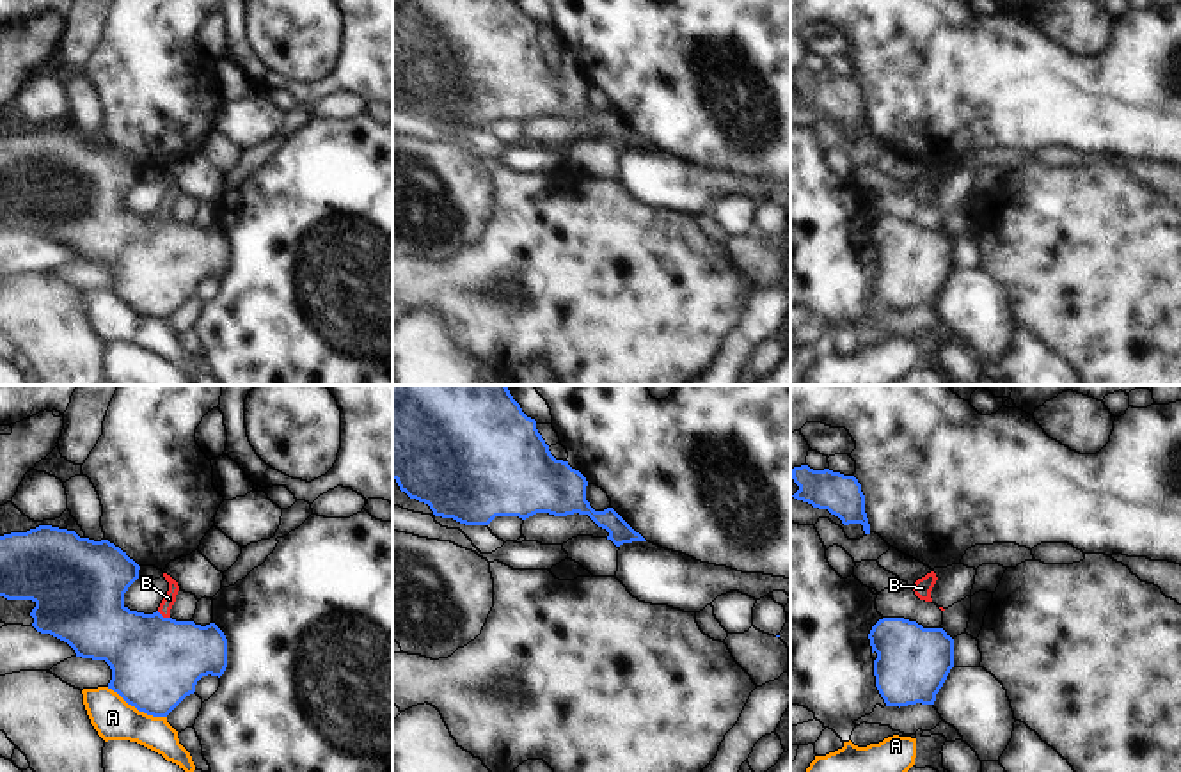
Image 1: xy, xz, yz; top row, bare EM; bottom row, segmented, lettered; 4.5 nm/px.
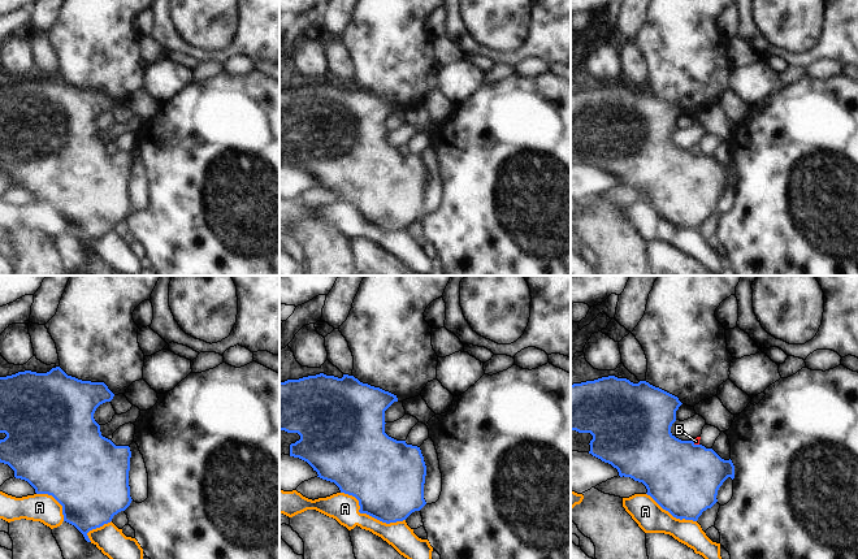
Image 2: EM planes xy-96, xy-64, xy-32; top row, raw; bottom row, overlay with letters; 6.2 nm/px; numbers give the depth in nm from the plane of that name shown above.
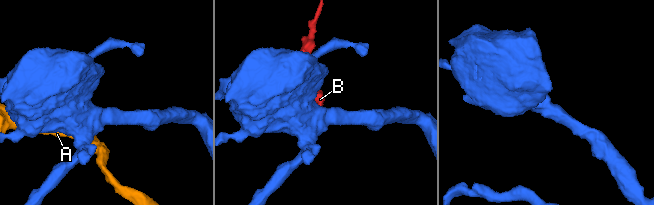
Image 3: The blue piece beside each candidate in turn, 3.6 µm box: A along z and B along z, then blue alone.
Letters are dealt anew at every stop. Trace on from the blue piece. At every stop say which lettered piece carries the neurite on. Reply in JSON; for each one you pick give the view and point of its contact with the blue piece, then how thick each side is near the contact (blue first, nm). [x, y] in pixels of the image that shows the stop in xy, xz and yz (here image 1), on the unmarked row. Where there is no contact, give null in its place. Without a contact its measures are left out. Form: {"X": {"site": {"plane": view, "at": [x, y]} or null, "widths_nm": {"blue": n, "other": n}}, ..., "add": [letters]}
{"add": []}

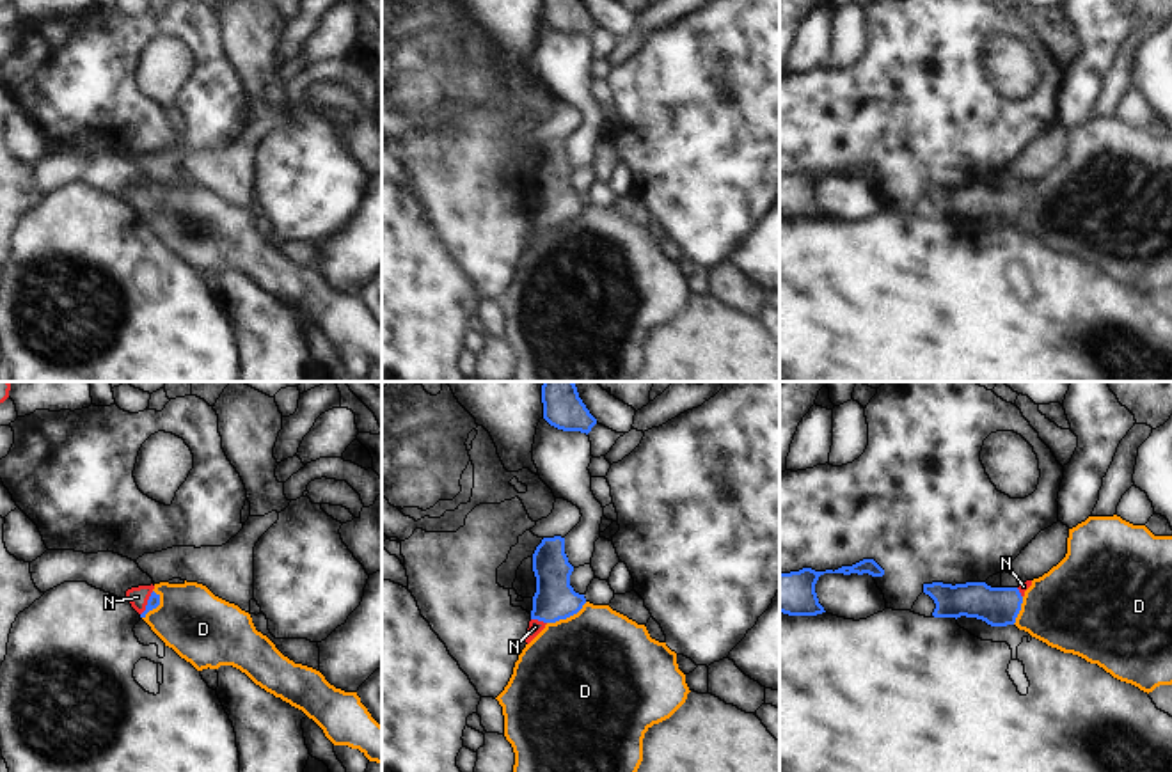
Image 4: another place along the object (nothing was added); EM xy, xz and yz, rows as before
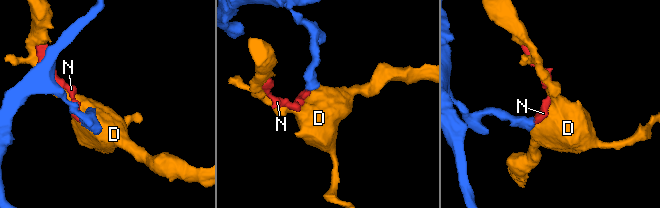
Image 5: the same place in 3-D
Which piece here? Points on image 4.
{"N": {"site": {"plane": "xy", "at": [148, 206]}, "widths_nm": {"blue": 60, "other": 90}}, "add": ["N"]}

